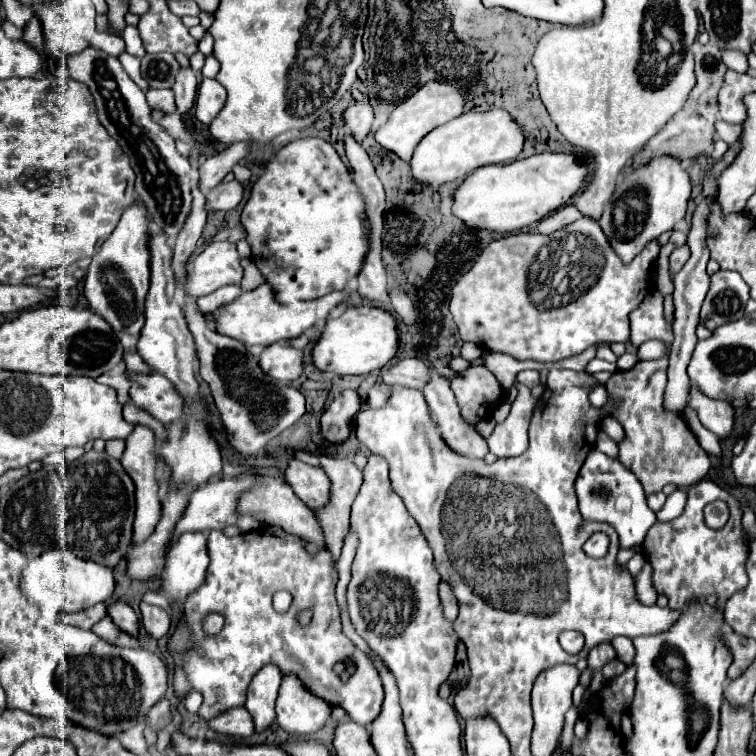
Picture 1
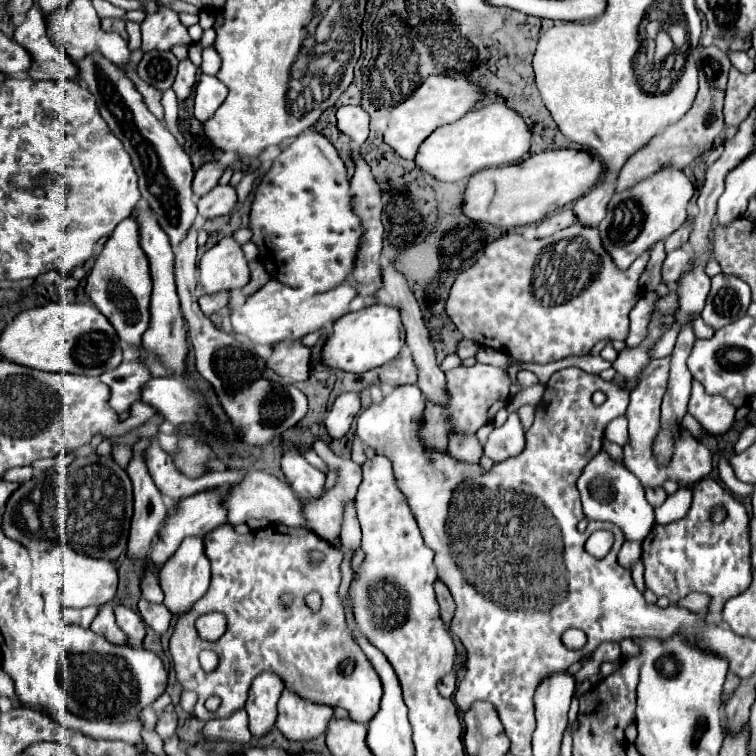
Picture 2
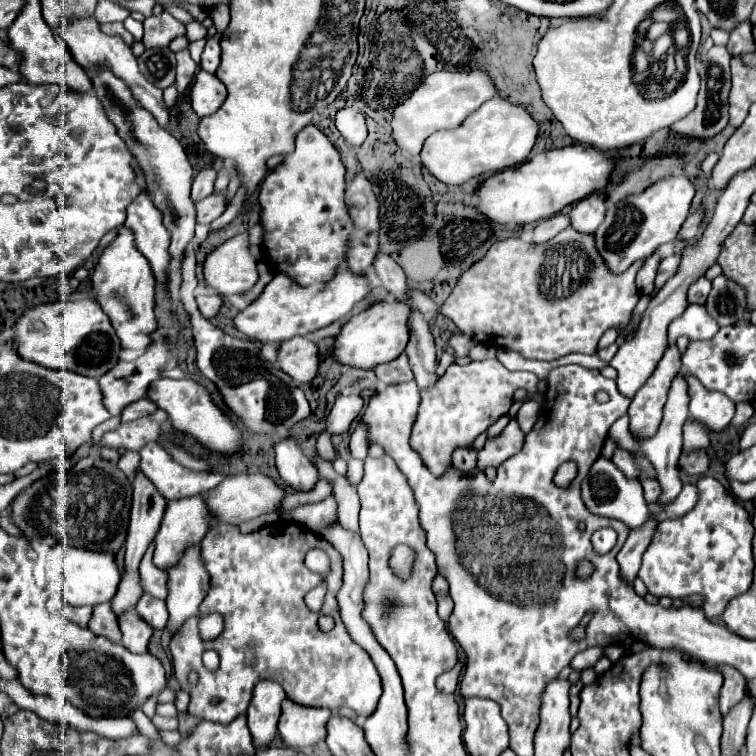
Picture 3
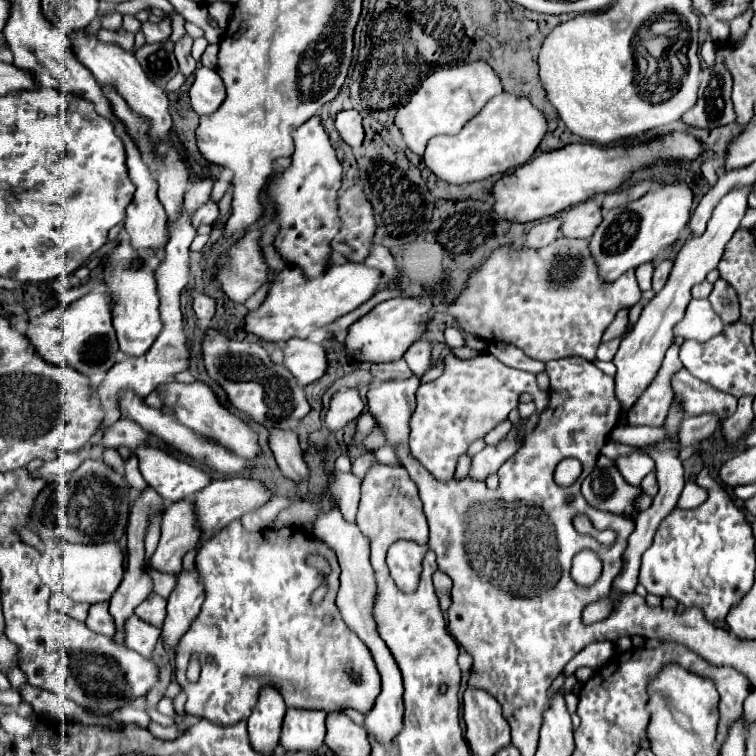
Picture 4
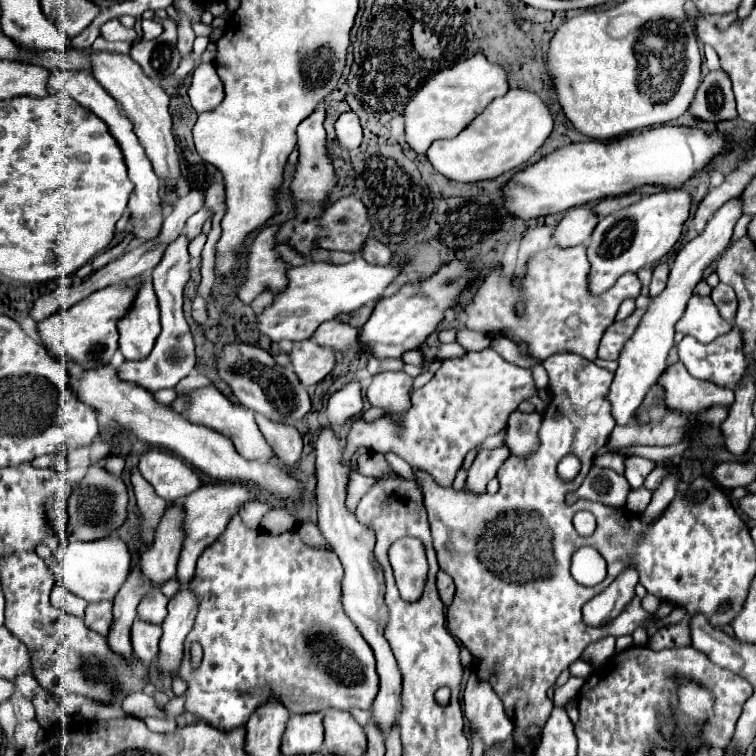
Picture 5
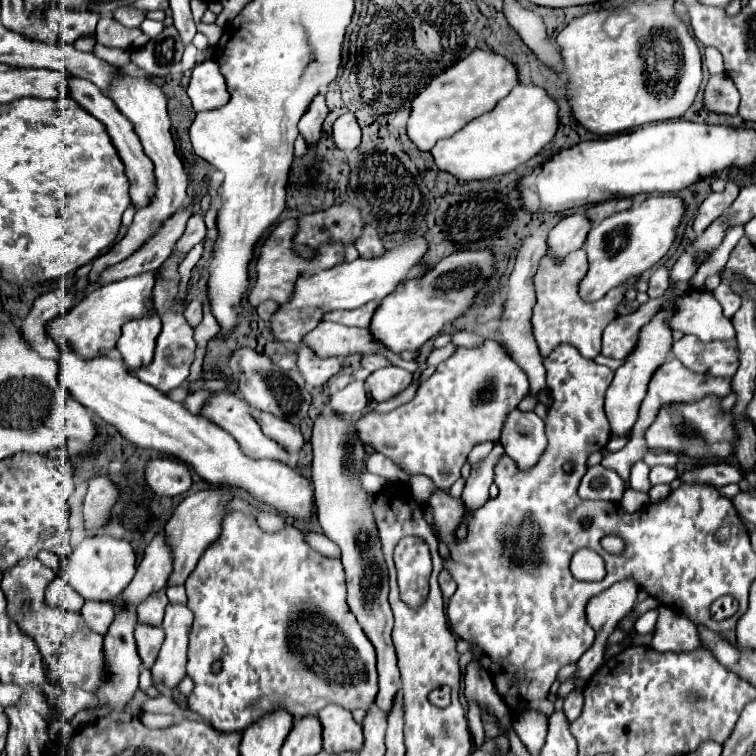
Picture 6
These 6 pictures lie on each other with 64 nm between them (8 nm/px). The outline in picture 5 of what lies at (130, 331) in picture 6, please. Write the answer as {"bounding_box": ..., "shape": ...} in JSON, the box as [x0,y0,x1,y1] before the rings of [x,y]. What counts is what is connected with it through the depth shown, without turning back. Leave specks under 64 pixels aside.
{"bounding_box":[118,274,160,360],"shape":[[[148,274],[132,282],[136,286],[136,300],[128,316],[118,324],[120,330],[120,352],[126,360],[144,360],[160,334],[160,312],[158,300]]]}

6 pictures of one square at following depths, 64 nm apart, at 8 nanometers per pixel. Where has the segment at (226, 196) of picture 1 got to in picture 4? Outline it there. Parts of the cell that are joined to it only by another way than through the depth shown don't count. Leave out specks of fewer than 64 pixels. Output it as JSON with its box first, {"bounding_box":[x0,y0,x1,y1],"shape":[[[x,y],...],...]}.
{"bounding_box":[192,200,218,228],"shape":[[[208,200],[202,208],[198,208],[192,216],[192,226],[198,228],[200,224],[212,224],[218,216],[218,204],[214,204],[212,200]]]}

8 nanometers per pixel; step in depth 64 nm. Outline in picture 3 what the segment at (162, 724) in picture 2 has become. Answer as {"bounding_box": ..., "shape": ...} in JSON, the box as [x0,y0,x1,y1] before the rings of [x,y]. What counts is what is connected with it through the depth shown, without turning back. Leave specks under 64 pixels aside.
{"bounding_box":[152,714,178,730],"shape":[[[156,714],[156,716],[152,718],[152,722],[154,722],[154,726],[156,726],[158,730],[176,730],[176,728],[178,728],[178,720],[176,720],[176,718],[164,718],[164,716],[160,716],[160,714]]]}

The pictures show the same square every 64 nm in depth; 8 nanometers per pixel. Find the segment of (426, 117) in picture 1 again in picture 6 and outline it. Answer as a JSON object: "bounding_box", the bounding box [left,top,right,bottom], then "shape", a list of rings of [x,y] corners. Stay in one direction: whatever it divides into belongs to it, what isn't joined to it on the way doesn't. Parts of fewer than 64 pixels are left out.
{"bounding_box":[408,50,518,150],"shape":[[[474,50],[466,58],[454,62],[448,70],[432,78],[432,82],[414,98],[408,136],[420,150],[432,150],[442,138],[456,134],[470,120],[490,112],[518,84],[516,66],[502,54],[490,50]]]}

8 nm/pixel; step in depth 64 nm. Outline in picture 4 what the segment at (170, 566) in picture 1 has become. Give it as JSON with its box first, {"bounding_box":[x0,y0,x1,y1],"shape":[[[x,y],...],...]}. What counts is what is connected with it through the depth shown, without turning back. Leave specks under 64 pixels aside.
{"bounding_box":[162,568,204,648],"shape":[[[196,568],[192,572],[180,572],[178,586],[168,598],[168,616],[162,626],[162,642],[168,648],[176,648],[180,636],[188,632],[192,620],[198,616],[204,602],[204,590],[196,574]]]}

